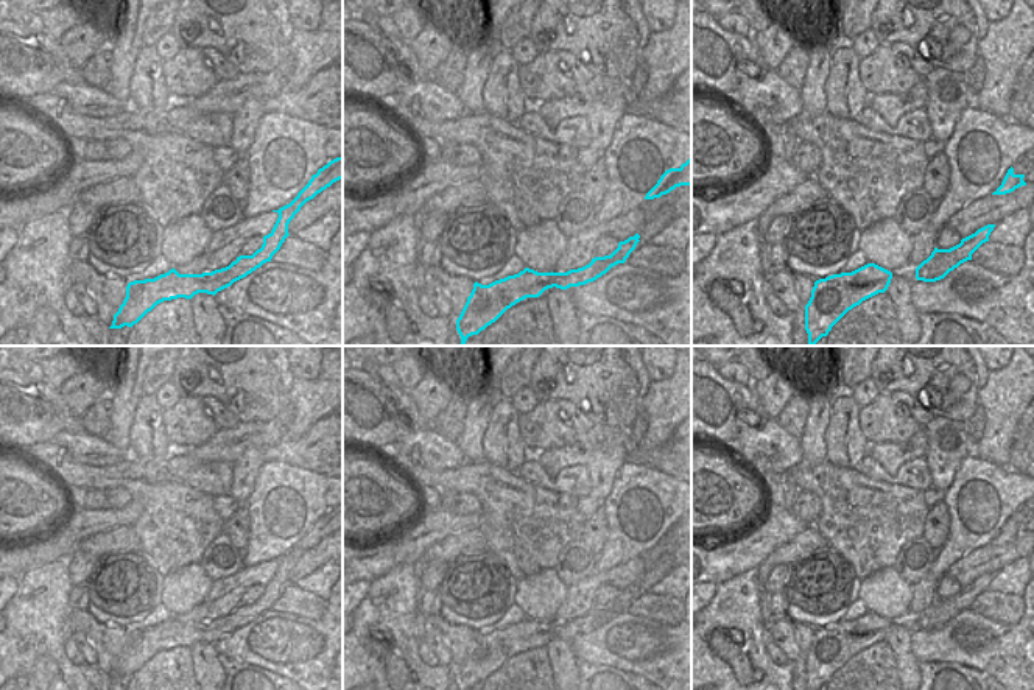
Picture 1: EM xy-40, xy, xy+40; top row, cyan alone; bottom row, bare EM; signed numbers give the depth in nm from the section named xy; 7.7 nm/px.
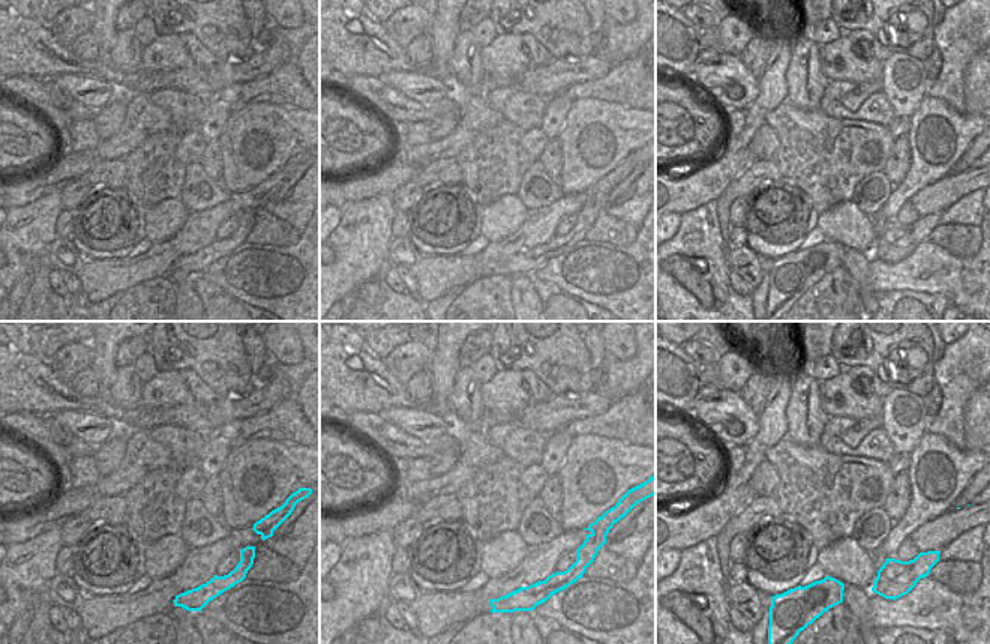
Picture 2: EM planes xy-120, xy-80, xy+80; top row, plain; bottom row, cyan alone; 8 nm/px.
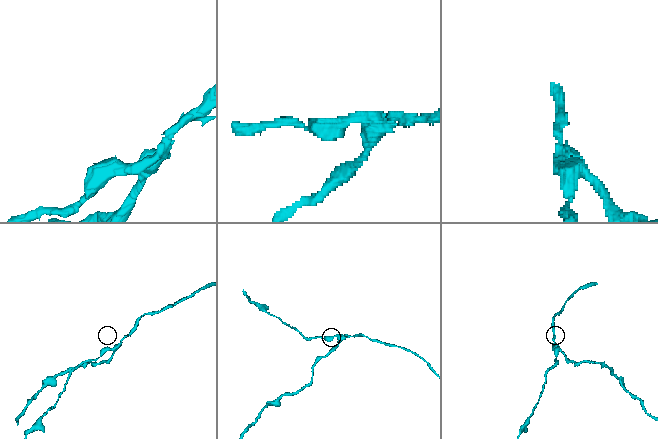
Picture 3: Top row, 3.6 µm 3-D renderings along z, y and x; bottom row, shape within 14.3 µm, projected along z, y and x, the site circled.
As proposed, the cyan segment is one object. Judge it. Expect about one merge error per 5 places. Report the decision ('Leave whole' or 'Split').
Split.

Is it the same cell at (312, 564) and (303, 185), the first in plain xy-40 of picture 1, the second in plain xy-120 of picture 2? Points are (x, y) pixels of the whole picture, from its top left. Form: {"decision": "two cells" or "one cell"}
{"decision": "one cell"}

